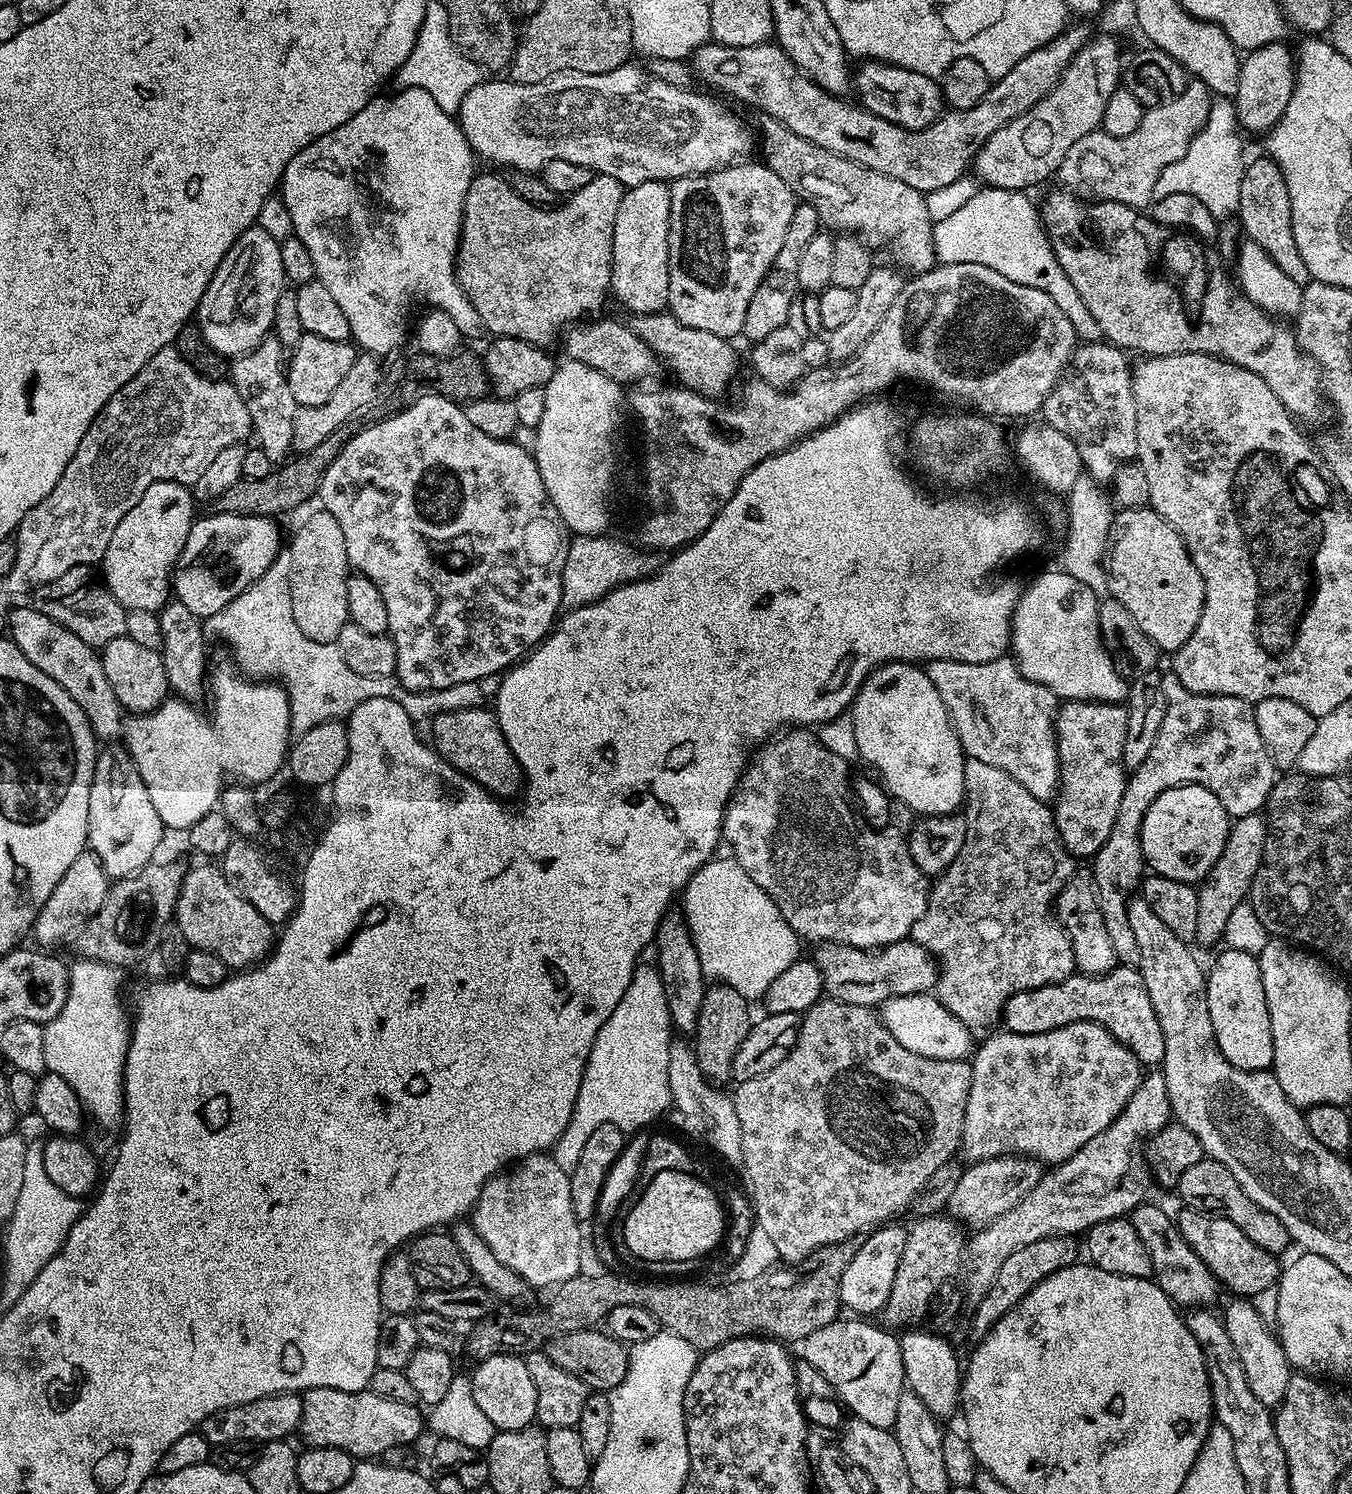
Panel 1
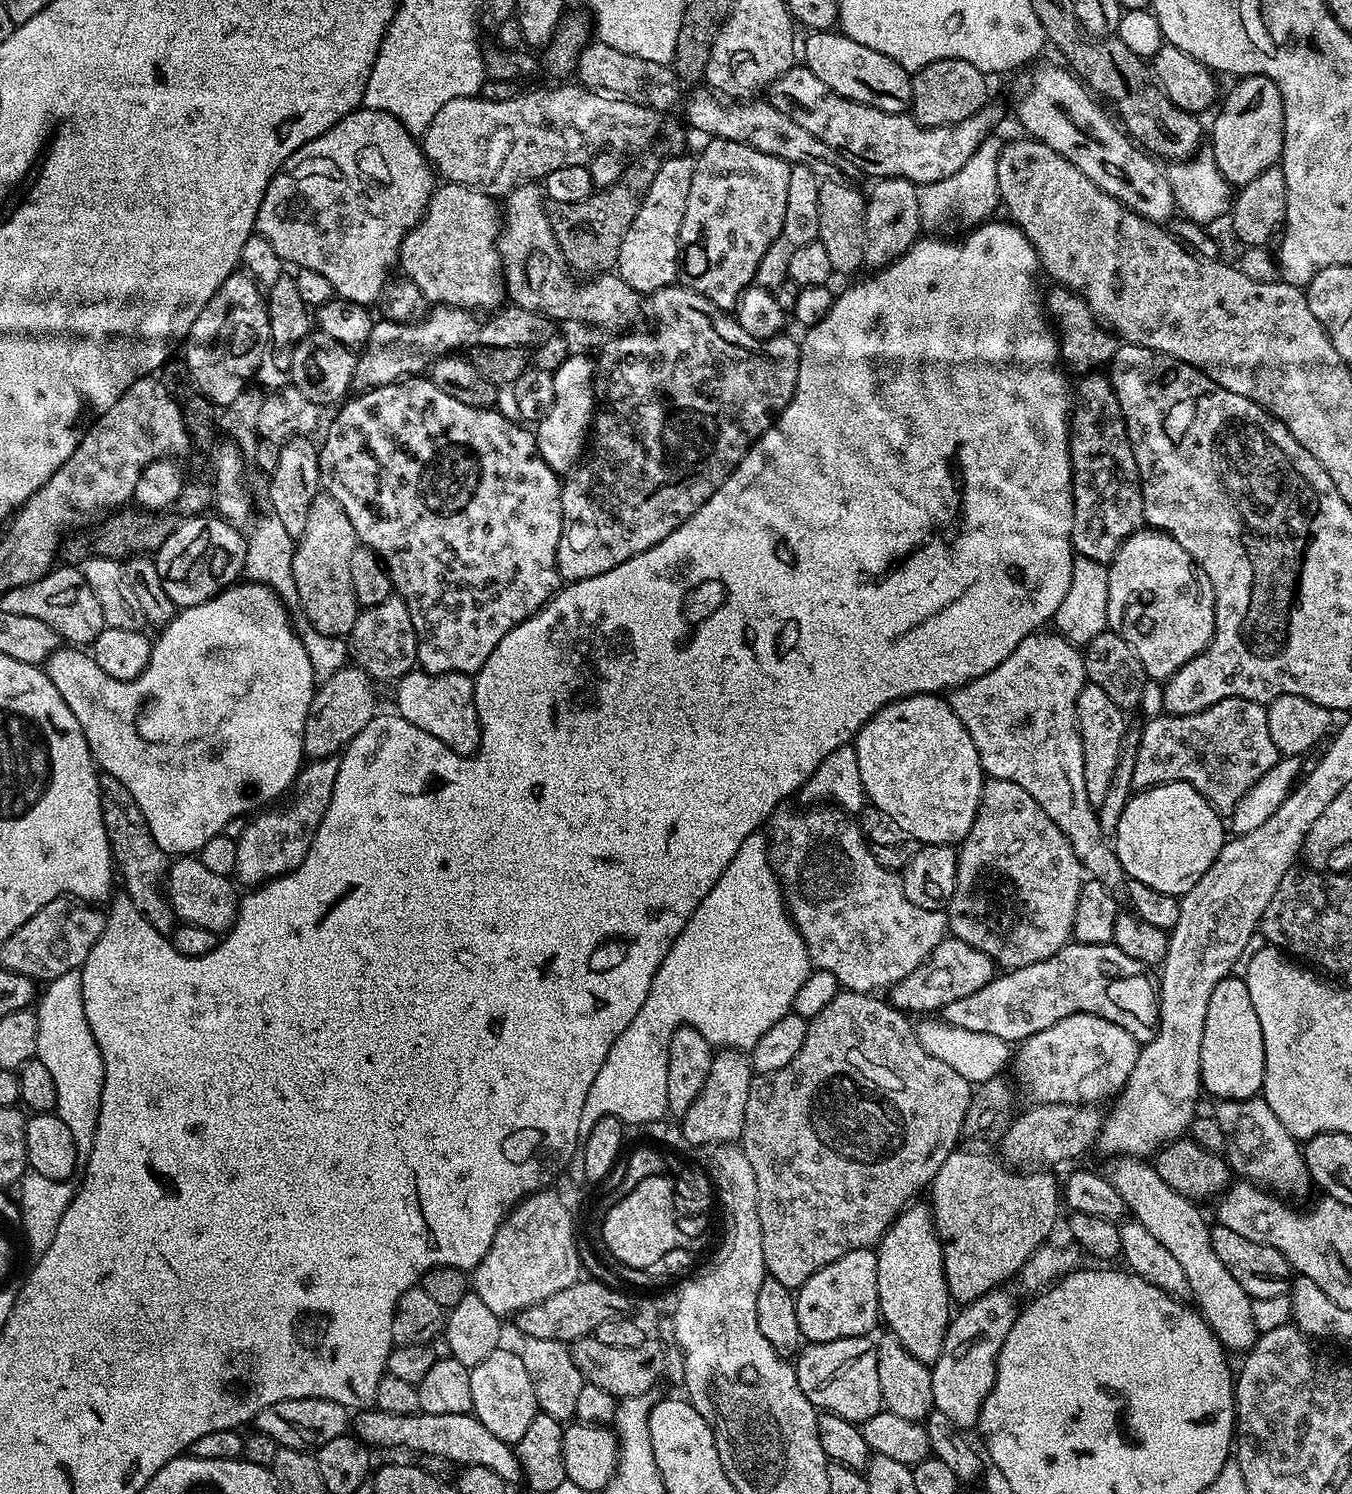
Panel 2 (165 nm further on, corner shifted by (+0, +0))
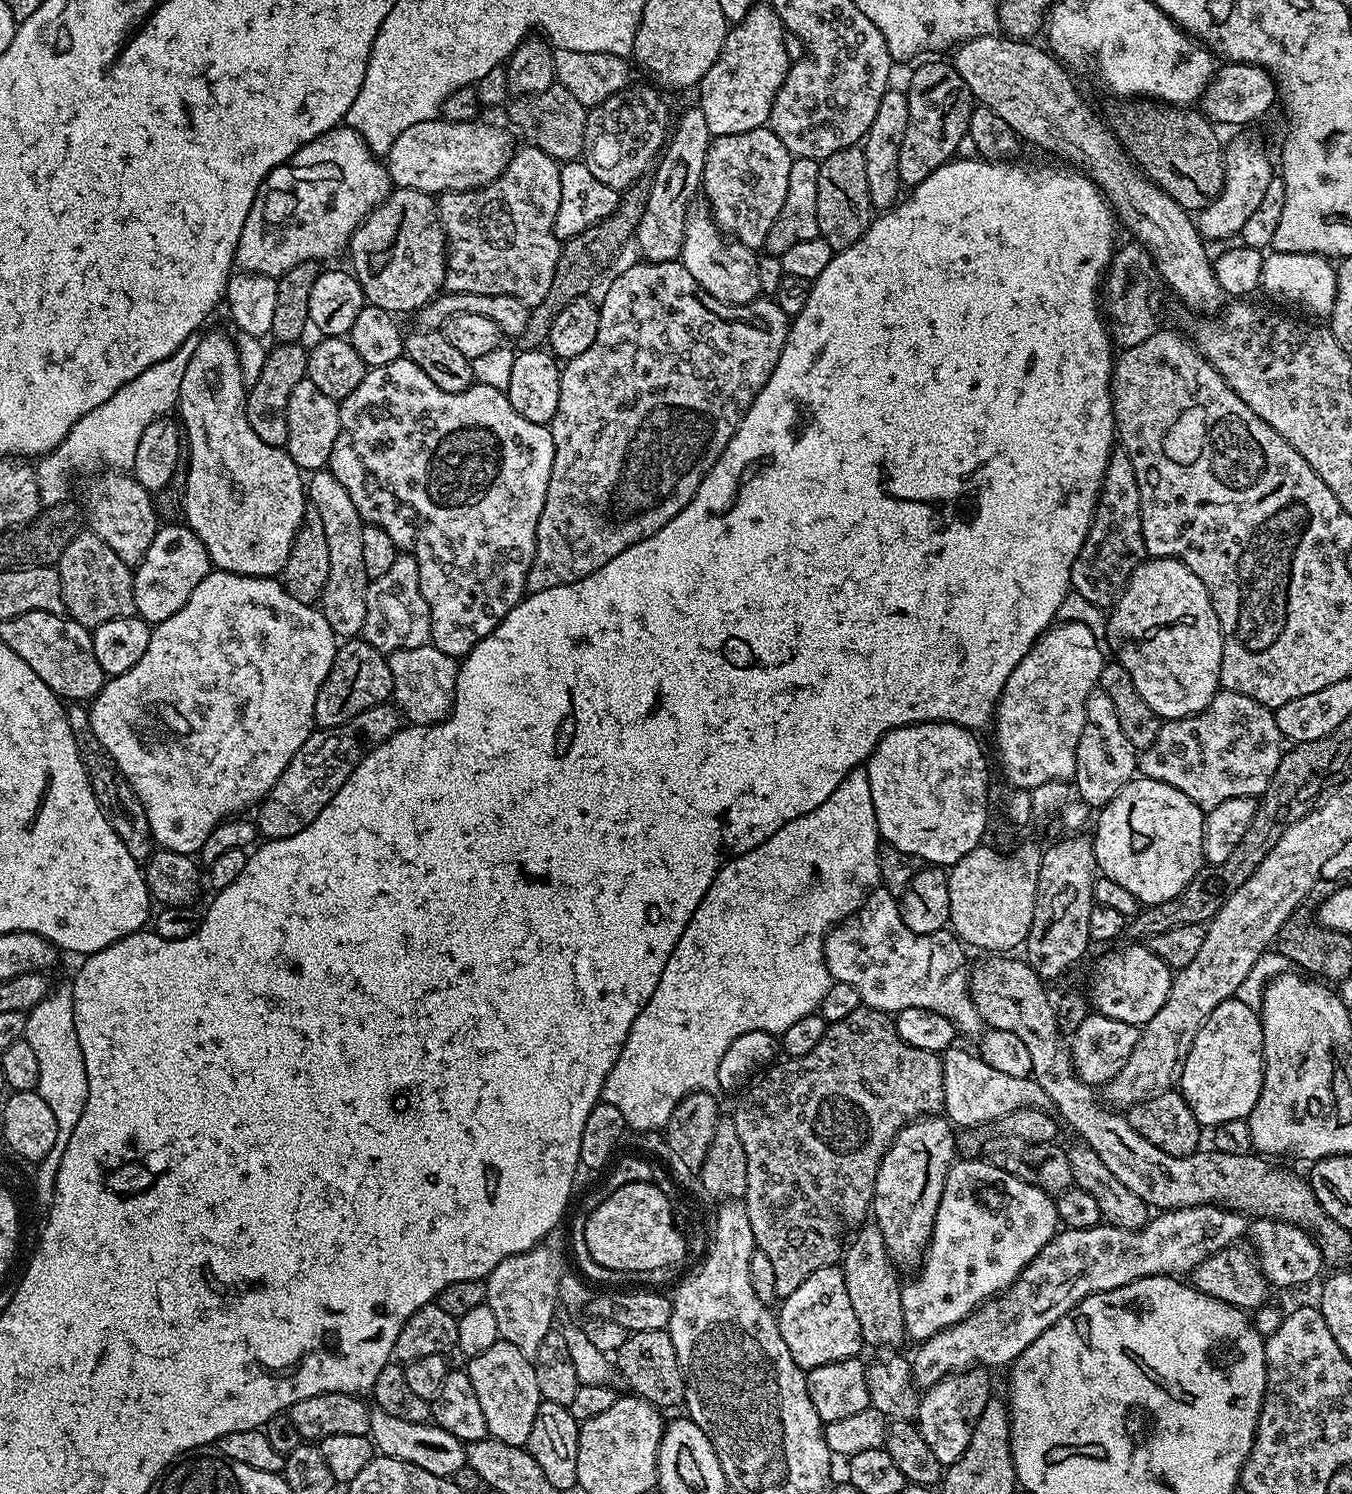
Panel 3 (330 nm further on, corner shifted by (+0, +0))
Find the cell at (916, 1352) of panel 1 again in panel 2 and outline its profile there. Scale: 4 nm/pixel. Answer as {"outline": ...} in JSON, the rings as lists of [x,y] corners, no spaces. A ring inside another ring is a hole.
{"outline":[[[913,1203],[904,1209],[896,1220],[888,1227],[888,1233],[880,1239],[875,1249],[878,1258],[878,1298],[883,1323],[888,1323],[887,1331],[914,1354],[922,1363],[929,1366],[935,1364],[942,1354],[944,1339],[948,1333],[950,1297],[948,1283],[944,1277],[944,1245],[936,1235],[936,1224],[932,1220],[932,1209],[927,1203]]]}

